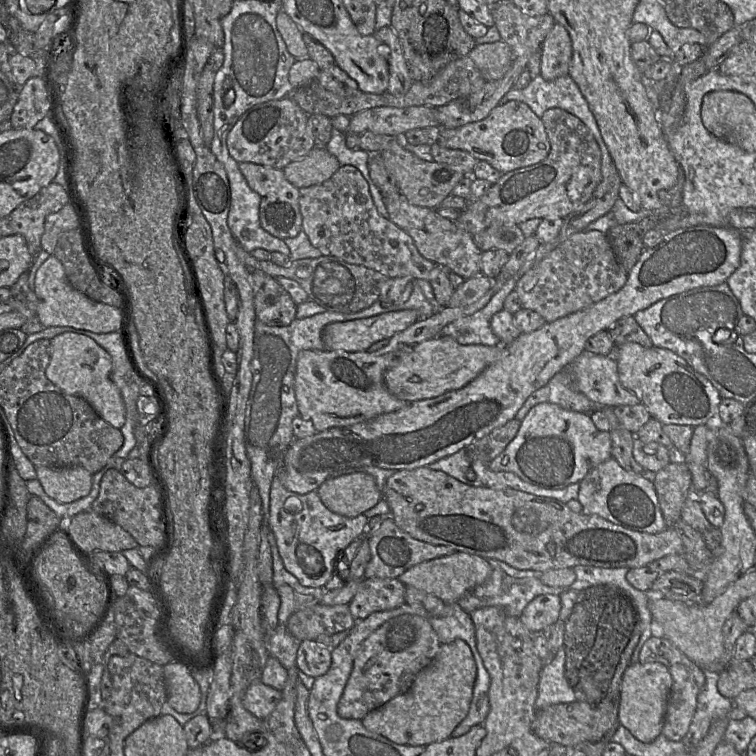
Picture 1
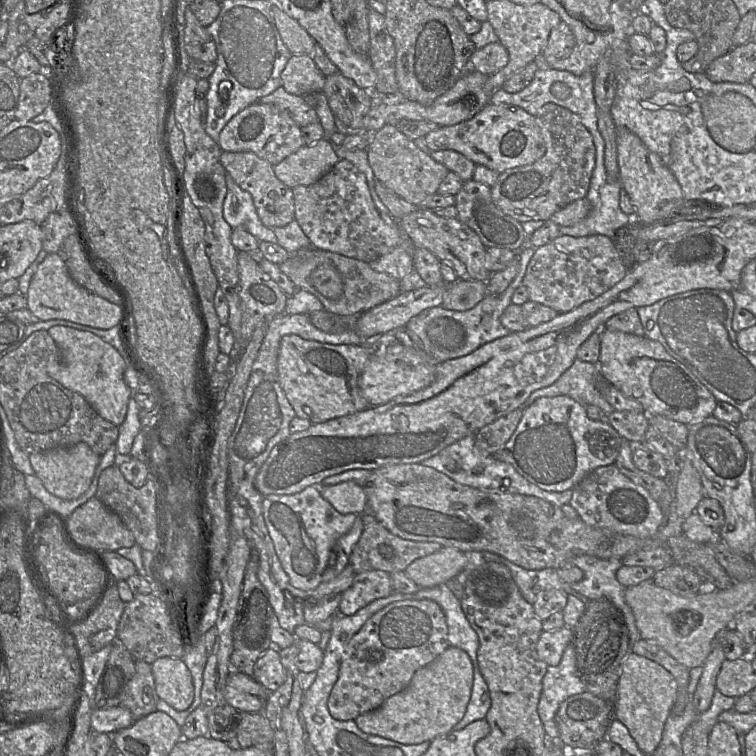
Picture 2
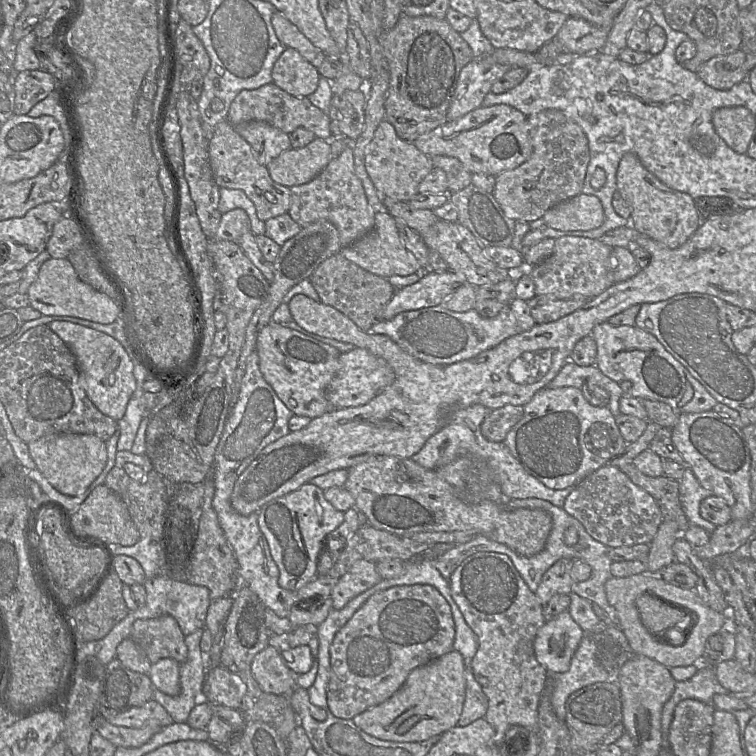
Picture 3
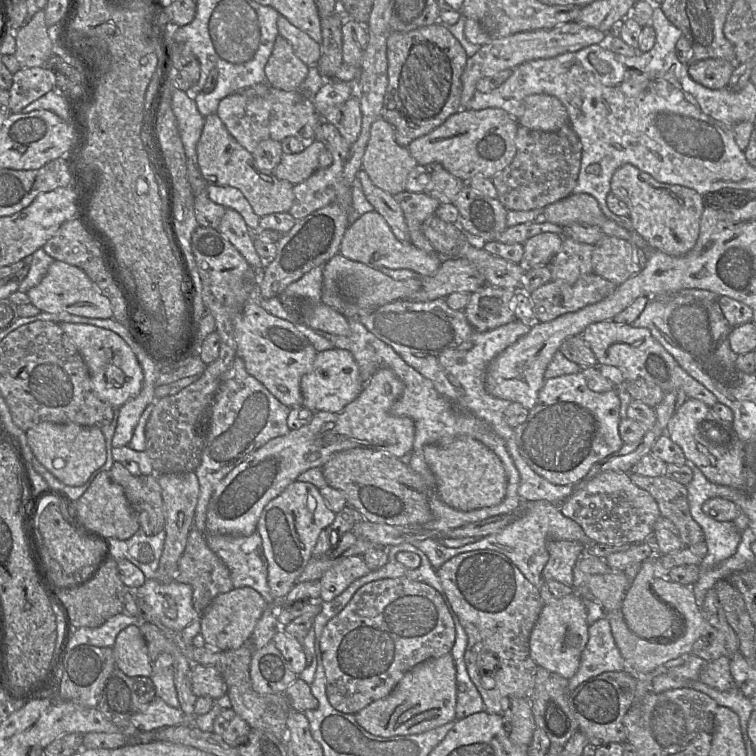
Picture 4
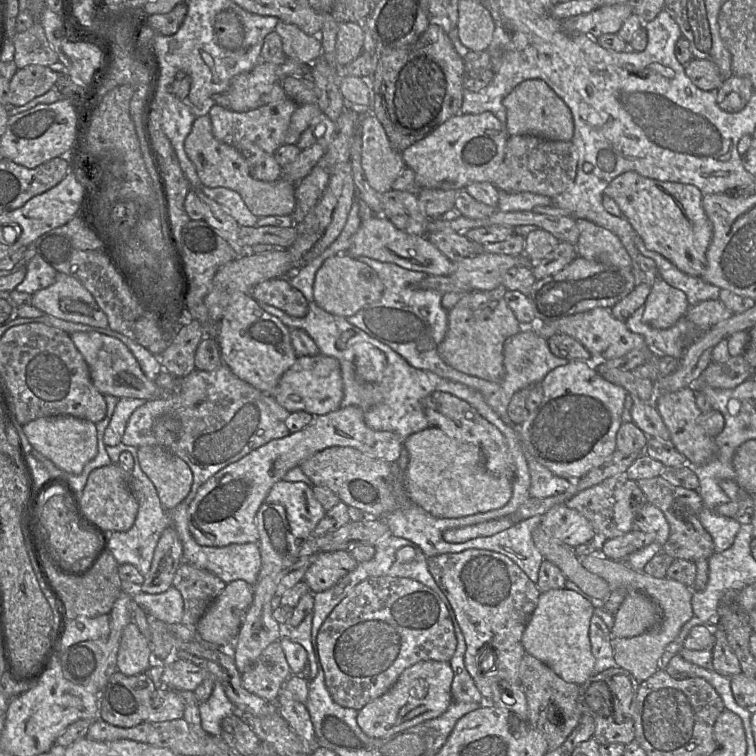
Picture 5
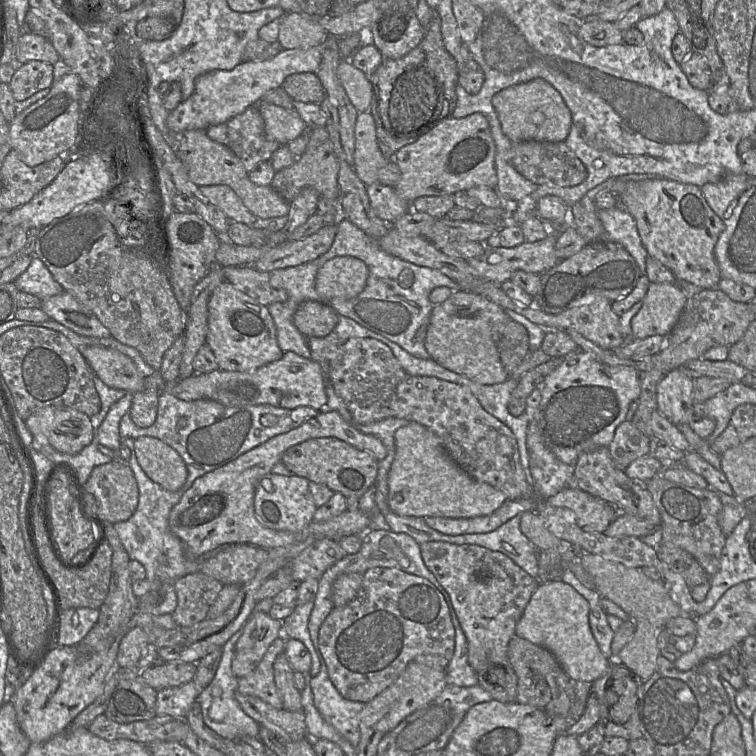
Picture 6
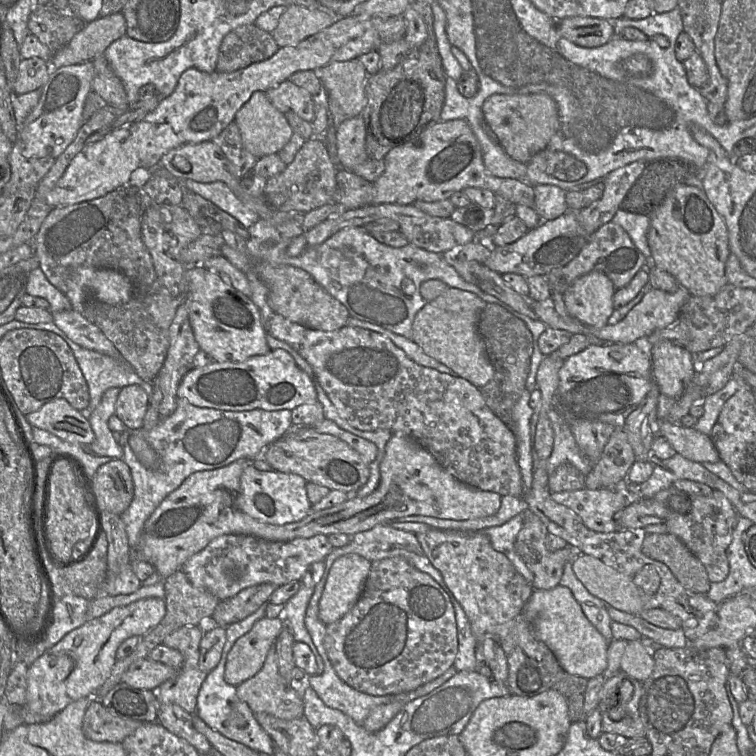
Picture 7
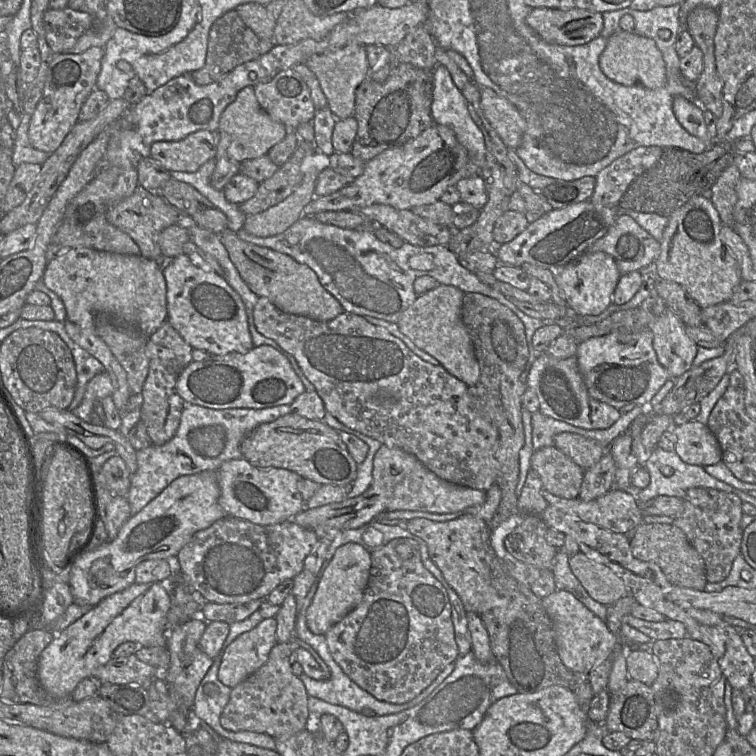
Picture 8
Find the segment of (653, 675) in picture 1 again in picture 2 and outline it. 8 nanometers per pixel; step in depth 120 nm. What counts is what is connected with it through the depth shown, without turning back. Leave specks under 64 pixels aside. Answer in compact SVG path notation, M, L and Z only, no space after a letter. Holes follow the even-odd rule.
M631 651L622 665L614 718L627 727L643 753L652 755L661 743L676 697L677 682L674 676L658 663Z

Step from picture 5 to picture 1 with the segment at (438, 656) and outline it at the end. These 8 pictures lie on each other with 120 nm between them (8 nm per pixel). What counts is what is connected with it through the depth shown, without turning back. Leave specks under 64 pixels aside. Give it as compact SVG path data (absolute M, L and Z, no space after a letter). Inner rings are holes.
M402 614L383 623L362 642L356 652L352 672L337 705L338 715L344 719L362 720L370 711L405 693L415 677L432 662L440 646L437 634L426 617Z

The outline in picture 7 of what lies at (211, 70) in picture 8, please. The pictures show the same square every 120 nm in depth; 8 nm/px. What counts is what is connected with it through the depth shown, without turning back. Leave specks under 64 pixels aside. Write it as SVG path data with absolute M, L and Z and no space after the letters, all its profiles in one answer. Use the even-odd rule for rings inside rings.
M255 24L239 26L223 38L216 72L229 73L272 57L280 47L271 33Z

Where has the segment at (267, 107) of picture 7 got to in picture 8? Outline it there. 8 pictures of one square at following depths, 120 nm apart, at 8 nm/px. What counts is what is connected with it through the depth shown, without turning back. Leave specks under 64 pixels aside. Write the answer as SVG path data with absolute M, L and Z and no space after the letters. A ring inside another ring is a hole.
M246 86L241 89L235 100L230 103L219 120L216 133L225 133L229 137L227 153L232 159L242 162L262 155L267 155L269 149L284 139L288 129L274 121L259 105L254 88Z

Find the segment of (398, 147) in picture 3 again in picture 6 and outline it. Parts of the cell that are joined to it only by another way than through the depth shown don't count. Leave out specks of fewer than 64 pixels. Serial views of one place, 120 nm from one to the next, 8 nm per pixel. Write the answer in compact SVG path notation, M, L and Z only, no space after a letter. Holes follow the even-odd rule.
M369 112L359 113L355 125L353 168L366 186L378 183L379 171L393 159L386 159L378 145L376 125Z

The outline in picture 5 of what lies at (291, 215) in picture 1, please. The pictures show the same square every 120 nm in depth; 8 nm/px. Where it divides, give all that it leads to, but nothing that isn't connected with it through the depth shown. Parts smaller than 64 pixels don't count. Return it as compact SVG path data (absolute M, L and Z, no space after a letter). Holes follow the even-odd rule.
M209 114L198 116L195 119L191 131L185 139L184 149L194 163L203 186L224 187L238 192L249 210L258 218L293 213L297 183L292 183L282 177L273 182L256 179L253 176L253 168L244 156L234 147L215 138Z

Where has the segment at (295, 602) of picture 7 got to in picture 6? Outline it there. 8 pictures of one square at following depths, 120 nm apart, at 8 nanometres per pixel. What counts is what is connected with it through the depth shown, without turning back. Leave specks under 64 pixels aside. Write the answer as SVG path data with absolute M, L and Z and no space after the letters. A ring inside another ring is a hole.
M314 601L301 605L294 604L292 613L282 621L282 635L286 639L301 641L311 656L311 678L316 676L320 669L319 660L314 650L308 631L308 622L313 609Z

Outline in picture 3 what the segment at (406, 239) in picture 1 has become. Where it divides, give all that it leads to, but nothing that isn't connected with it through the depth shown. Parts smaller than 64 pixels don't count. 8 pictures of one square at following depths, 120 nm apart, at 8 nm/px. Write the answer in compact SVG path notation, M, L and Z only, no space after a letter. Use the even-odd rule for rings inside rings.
M352 144L311 181L293 186L289 216L301 227L319 220L331 222L338 230L341 247L346 247L370 232L375 224L376 211L370 207L361 180L355 173Z

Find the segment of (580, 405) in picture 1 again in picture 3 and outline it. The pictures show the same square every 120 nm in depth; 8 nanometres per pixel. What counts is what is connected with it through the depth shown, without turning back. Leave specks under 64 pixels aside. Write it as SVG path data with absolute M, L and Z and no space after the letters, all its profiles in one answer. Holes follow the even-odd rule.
M568 360L546 387L581 389L585 382L594 383L606 390L609 394L609 410L614 416L621 414L619 400L624 395L621 387L614 380L604 375L596 365L579 366Z

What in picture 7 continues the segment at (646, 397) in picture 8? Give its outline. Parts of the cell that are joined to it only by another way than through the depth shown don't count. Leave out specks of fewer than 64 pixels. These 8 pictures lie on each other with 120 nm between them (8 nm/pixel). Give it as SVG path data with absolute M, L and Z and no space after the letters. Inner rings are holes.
M636 343L608 345L591 344L571 355L559 370L559 384L553 396L553 410L567 423L585 419L604 422L620 428L623 412L630 406L638 406L653 383L649 354Z

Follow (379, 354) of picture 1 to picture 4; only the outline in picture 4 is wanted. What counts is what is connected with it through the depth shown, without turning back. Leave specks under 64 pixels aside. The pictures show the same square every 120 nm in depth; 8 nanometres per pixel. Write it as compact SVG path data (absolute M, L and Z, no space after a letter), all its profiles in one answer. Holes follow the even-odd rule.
M248 301L235 324L236 356L245 364L246 371L261 382L282 404L294 408L302 406L301 378L310 371L317 351L307 338L287 320L273 316L263 309L259 301Z

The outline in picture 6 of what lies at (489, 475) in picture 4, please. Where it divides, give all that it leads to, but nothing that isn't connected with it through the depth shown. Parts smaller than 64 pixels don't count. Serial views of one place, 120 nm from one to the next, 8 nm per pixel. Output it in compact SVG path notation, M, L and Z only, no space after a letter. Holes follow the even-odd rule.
M409 422L406 426L397 429L394 438L395 456L388 473L388 504L394 513L422 518L470 518L491 514L508 499L499 489L468 475L450 458L440 439L425 426L417 422Z

